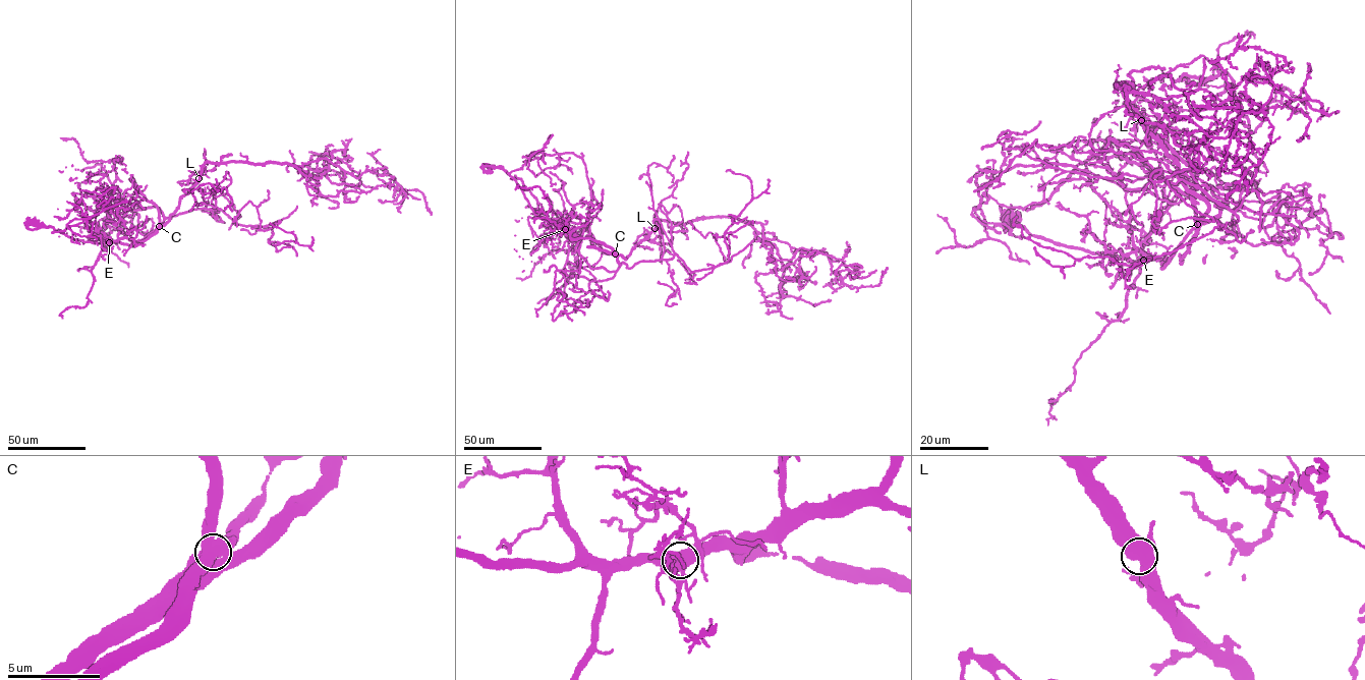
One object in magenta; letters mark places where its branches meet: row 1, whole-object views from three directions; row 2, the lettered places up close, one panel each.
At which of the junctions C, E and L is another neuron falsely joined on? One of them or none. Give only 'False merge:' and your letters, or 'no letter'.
False merge: C

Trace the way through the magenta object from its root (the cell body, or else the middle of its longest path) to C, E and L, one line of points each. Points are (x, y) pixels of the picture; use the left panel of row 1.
C: (185, 193), (169, 219), (159, 226)
E: (185, 193), (169, 219), (145, 239), (133, 245), (109, 242)
L: (185, 193), (198, 178)

